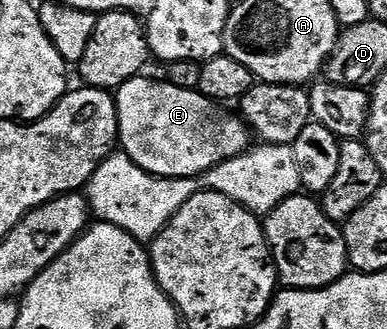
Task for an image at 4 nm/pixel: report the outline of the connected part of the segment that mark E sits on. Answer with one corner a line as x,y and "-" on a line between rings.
140,74
122,84
114,93
114,98
119,115
122,155
154,176
168,176
174,180
182,176
202,176
211,168
242,156
252,147
253,132
242,115
234,111
231,113
227,109
230,107
202,96
197,90
181,90
181,86
173,86
166,79
150,80
147,74

